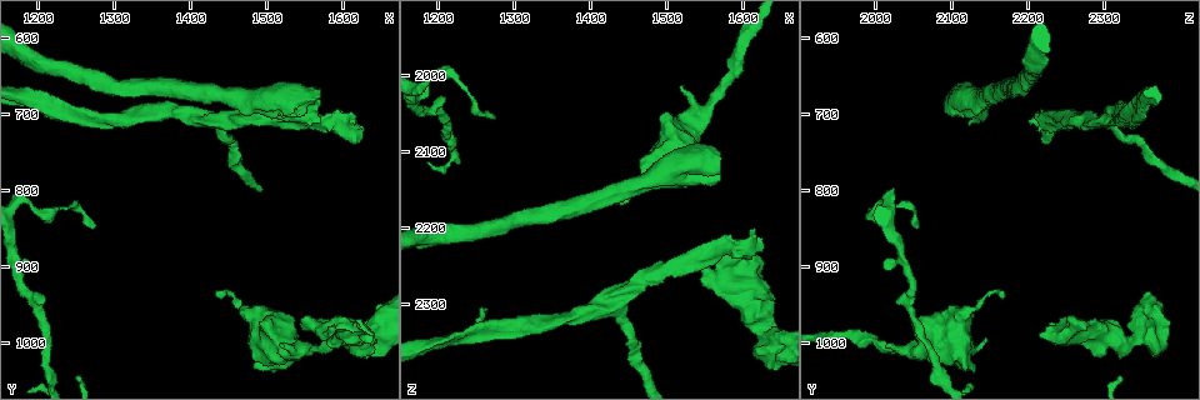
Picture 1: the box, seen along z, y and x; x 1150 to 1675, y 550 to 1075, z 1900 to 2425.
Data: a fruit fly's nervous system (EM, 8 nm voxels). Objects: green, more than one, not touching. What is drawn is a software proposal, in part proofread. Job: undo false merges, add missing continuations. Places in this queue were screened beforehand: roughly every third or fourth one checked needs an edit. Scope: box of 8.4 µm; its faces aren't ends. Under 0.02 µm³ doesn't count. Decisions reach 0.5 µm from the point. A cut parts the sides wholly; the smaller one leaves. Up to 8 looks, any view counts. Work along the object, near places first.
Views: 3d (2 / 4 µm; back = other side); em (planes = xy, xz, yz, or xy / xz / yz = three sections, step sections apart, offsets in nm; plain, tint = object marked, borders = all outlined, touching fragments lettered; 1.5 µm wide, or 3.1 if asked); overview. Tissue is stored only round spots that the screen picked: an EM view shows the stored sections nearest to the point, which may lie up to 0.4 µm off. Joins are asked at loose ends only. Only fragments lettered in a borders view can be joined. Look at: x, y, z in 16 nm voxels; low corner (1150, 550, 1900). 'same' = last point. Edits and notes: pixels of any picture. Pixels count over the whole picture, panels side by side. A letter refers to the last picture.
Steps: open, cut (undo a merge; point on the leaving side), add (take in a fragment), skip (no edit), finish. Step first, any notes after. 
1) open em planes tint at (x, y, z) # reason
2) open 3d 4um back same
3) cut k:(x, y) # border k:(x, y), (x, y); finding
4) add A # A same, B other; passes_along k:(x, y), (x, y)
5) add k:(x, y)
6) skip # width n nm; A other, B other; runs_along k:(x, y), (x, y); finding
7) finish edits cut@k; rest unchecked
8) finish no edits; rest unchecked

open 3d 4um at (1620, 740, 2220) # branch stops here

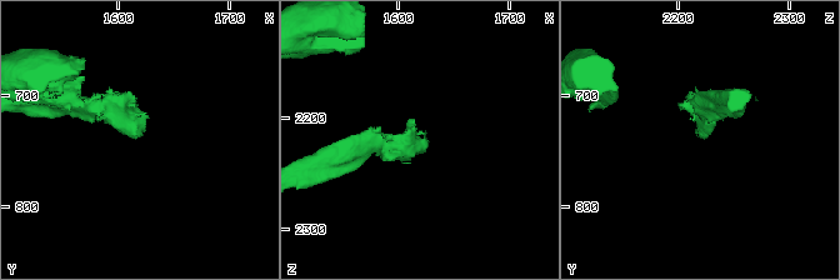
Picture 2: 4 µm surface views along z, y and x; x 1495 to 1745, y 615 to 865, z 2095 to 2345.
open em xz step 4 tint at (1620, 736, 2222)

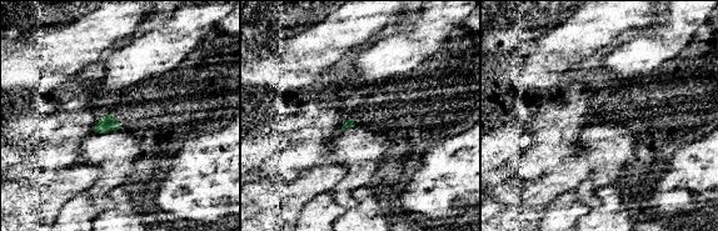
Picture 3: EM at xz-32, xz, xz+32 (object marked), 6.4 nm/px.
open em planes borders same # another direction

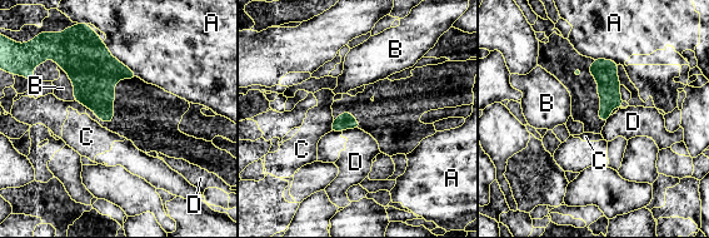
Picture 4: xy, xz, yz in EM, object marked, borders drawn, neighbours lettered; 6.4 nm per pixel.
add B # A other, B same, C other, D other; passes_along 4:(79, 51), (71, 82), (63, 88); the neuron continues

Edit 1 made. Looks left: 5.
open 3d 4um at (1615, 975, 2230) # thick end

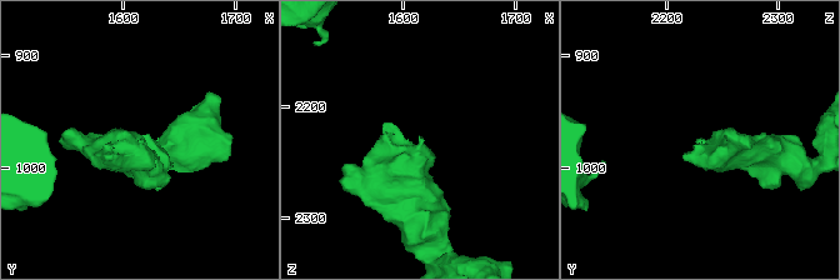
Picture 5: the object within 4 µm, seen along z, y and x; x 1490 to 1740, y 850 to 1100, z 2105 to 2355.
open em xz step 8 borders at (1612, 974, 2228) # need the tissue

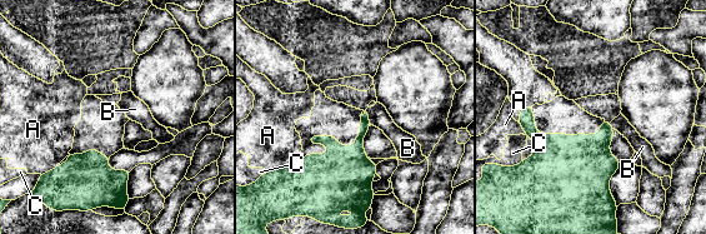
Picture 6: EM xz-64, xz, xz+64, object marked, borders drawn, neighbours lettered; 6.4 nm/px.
skip # A other, B other, C other; none of them fits

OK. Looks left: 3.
open em planes borders at (1640, 985, 2355) # a narrow waist

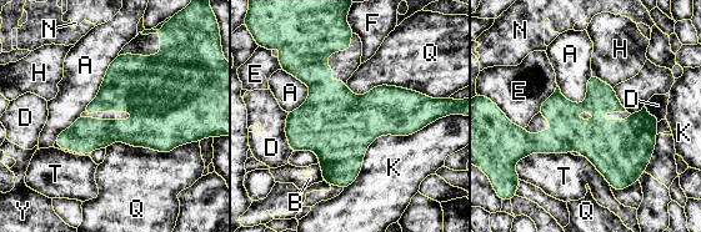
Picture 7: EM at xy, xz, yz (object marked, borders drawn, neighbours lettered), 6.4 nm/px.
skip # A other, B other, D other, E other, F other, H other, K other, N other, Q other, T other, Y other; one neuron here

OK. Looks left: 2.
finish edits add@4; rest unchecked

